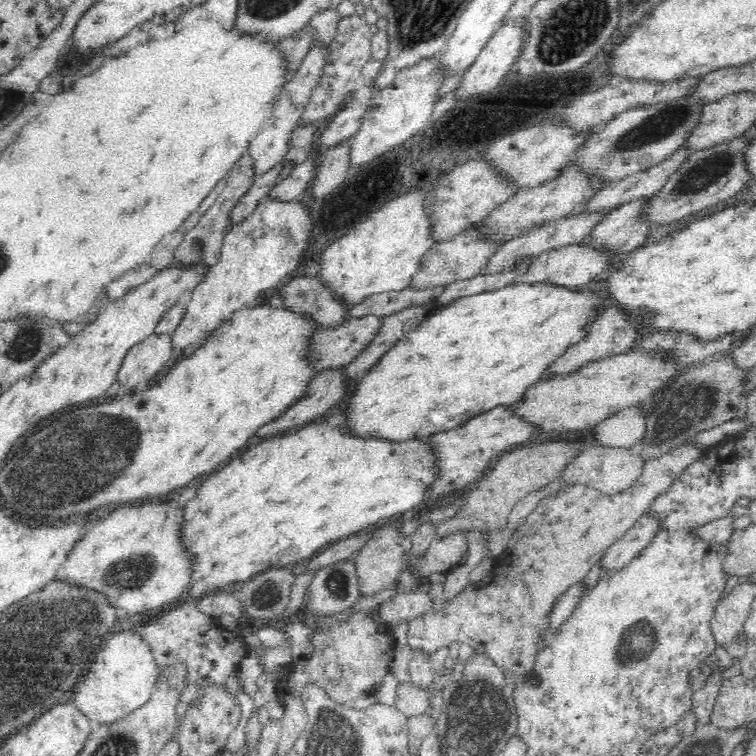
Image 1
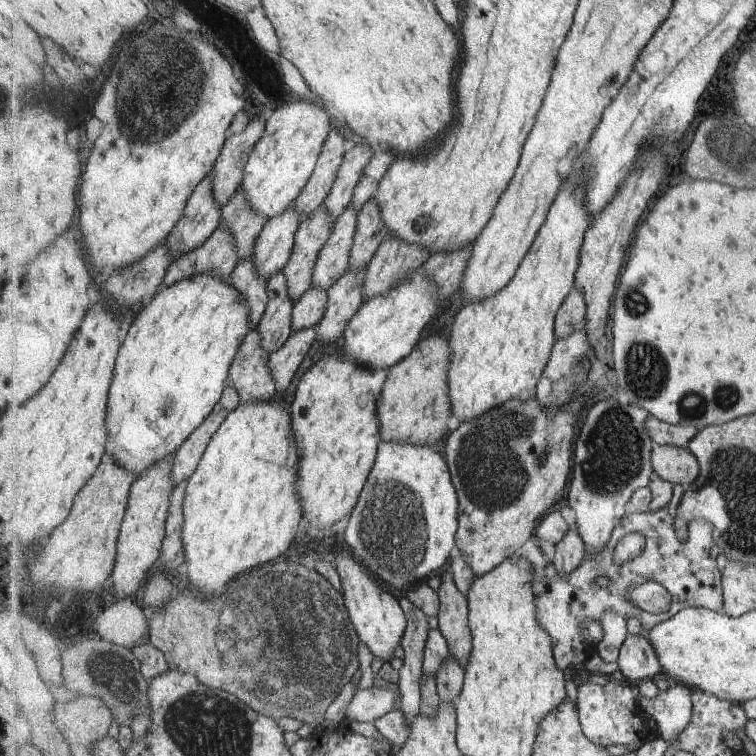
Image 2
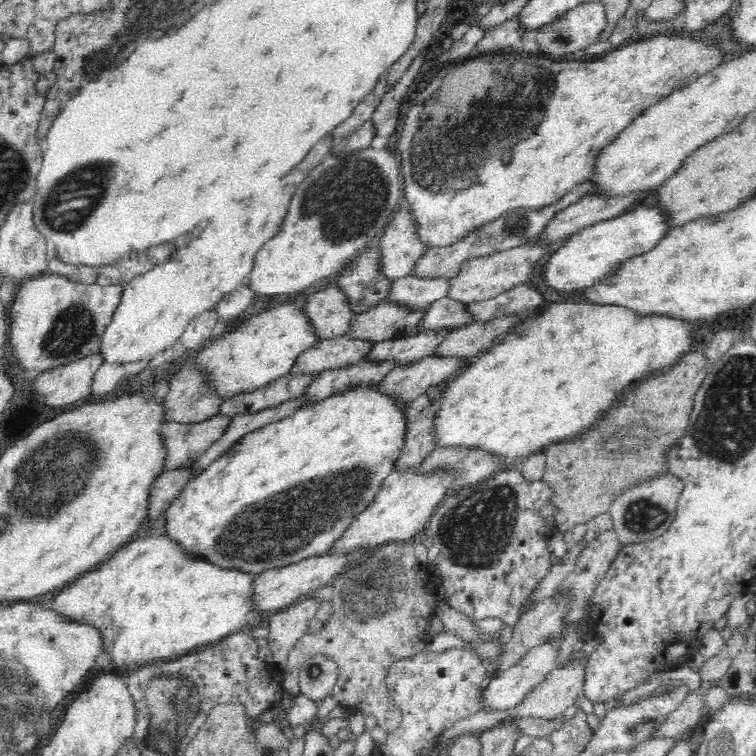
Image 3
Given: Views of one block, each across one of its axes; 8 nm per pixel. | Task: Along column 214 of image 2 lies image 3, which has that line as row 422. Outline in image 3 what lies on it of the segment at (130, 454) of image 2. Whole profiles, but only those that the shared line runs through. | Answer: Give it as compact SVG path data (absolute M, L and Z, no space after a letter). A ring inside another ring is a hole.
M356 383L335 395L316 402L308 402L278 422L265 424L262 428L245 434L218 460L211 462L200 475L194 476L183 489L182 495L171 505L165 516L166 534L180 542L190 553L202 555L214 565L238 567L248 573L256 574L268 568L286 566L308 557L329 553L340 541L342 534L349 529L350 524L354 523L354 520L374 502L382 491L386 478L398 470L398 458L401 458L402 448L406 446L406 430L409 429L409 418L406 413L409 404L410 402L400 402L400 399L386 393L386 390L378 389L377 384Z

